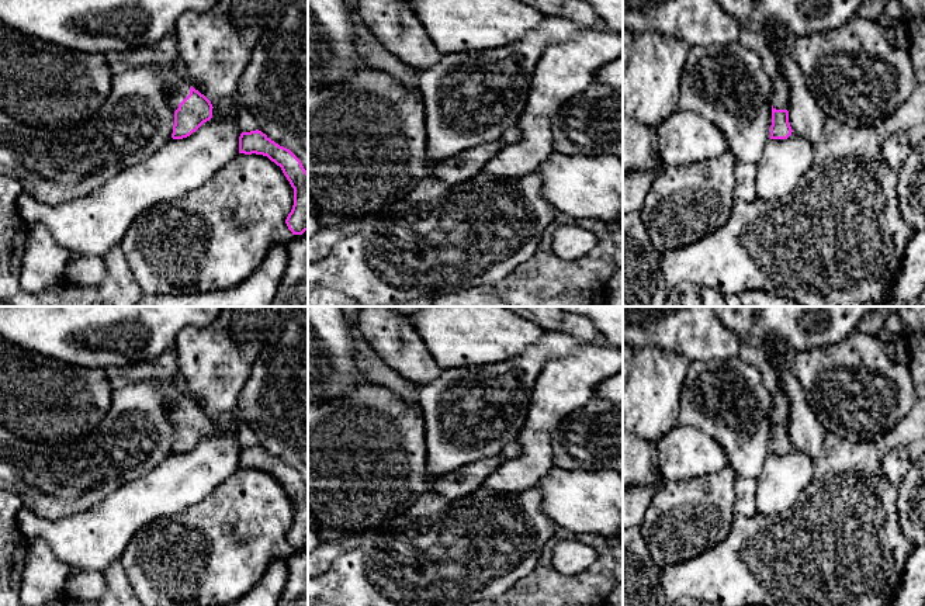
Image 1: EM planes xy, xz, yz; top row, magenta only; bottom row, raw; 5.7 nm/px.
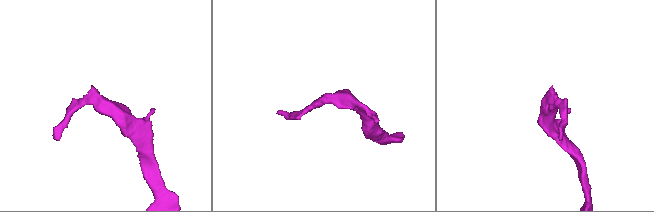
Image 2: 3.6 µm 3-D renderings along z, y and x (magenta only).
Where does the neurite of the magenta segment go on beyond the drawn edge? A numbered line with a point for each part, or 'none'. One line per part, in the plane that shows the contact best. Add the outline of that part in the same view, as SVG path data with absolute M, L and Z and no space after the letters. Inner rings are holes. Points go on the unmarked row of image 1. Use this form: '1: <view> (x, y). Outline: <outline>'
1: xy (163, 369). Outline: M174 347L167 349L159 357L149 361L128 364L124 367L111 367L107 370L108 382L112 391L129 384L157 380L166 387L166 395L170 405L170 420L176 426L179 419L190 409L191 399L179 392L173 385L173 378L179 371L179 357Z

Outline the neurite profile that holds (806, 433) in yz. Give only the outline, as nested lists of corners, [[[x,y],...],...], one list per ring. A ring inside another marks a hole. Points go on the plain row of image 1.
[[[776,335],[765,337],[762,344],[766,349],[766,357],[769,350],[775,354],[779,366],[779,387],[790,401],[787,425],[790,441],[793,447],[808,454],[815,461],[824,450],[827,430],[810,408],[801,384],[791,368],[791,352],[787,343]]]

